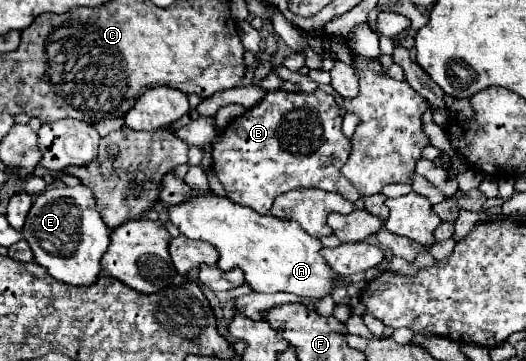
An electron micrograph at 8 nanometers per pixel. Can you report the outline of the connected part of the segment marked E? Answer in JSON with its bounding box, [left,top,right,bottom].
[24,186,110,286]

